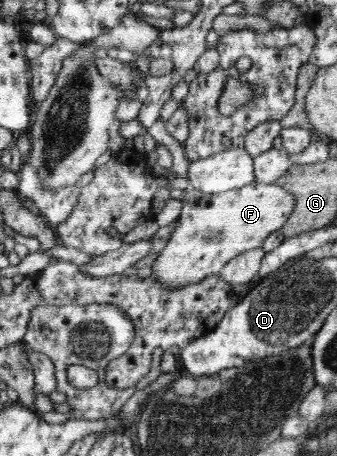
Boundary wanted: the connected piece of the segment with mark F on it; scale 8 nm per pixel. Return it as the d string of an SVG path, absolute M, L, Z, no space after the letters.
M253 181L241 189L220 194L203 193L191 188L179 204L179 226L151 266L151 276L172 290L219 274L220 269L234 257L262 248L265 239L287 223L293 209L295 196L275 183L260 184Z

